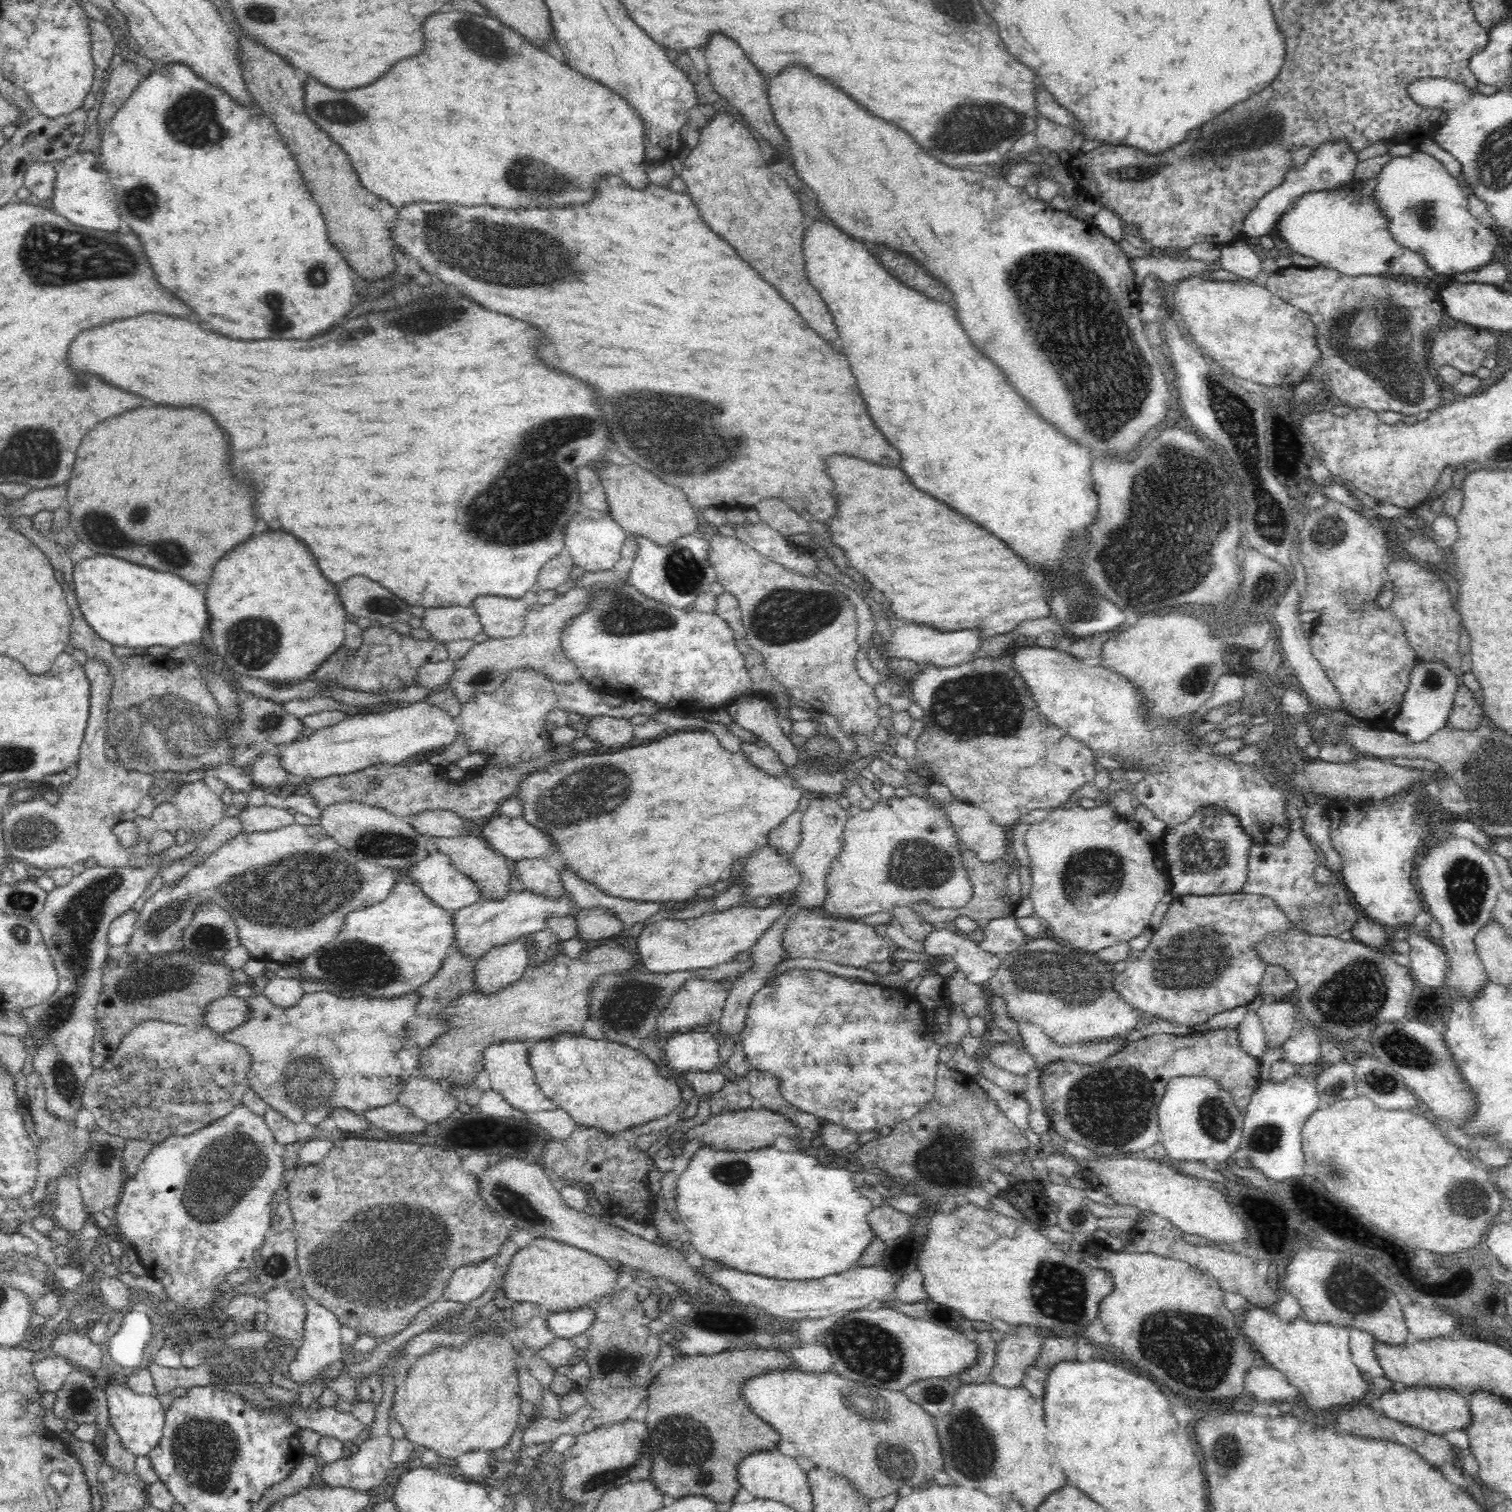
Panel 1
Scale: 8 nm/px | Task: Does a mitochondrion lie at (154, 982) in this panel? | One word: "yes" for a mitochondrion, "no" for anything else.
yes

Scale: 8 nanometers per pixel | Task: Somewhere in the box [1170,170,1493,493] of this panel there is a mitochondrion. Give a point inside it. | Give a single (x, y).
(1394, 363)

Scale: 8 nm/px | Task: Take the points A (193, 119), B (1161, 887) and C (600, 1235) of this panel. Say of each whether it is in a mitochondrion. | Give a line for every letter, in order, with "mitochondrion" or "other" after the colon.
A: mitochondrion
B: other
C: other

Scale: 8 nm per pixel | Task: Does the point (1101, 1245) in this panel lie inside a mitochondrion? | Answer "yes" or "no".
no

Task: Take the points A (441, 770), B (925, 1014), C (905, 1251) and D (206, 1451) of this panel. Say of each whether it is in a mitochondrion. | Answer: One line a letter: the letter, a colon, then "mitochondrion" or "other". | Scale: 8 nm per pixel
A: other
B: other
C: other
D: mitochondrion

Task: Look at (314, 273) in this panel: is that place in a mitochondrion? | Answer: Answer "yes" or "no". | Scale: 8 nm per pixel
yes

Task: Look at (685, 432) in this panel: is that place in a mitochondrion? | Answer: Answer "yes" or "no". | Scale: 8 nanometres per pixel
yes

